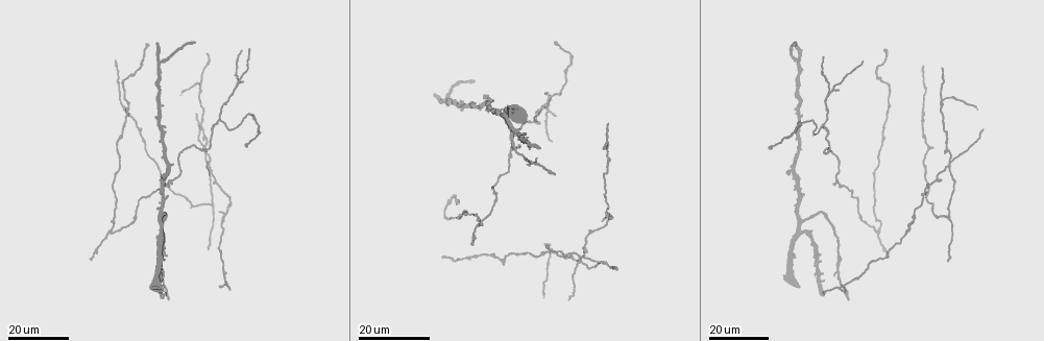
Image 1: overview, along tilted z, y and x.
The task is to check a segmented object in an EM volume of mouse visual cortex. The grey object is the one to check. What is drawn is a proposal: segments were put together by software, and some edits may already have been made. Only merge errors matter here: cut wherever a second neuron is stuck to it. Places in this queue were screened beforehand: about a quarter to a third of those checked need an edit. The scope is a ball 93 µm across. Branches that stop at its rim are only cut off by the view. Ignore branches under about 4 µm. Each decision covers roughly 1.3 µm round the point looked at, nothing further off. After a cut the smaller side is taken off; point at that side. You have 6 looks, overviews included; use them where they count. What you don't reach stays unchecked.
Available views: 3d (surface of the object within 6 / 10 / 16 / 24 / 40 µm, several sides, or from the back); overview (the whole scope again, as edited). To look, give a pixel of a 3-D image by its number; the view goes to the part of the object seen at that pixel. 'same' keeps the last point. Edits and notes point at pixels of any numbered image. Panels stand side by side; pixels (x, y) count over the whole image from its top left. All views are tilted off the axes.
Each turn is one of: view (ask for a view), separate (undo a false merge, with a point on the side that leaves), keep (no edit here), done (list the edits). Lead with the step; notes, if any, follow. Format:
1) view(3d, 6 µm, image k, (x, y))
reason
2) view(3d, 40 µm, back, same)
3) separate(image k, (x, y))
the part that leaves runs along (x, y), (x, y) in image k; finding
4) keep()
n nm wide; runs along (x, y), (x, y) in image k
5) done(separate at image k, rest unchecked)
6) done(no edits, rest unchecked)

view(3d, 24 µm, image 1, (877, 233))
three-way junction

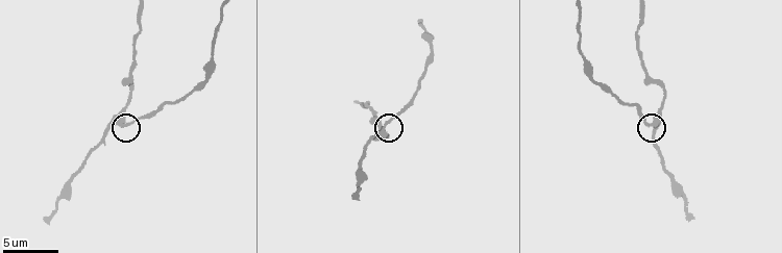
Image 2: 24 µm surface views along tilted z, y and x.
view(3d, 10 µm, image 2, (120, 121))

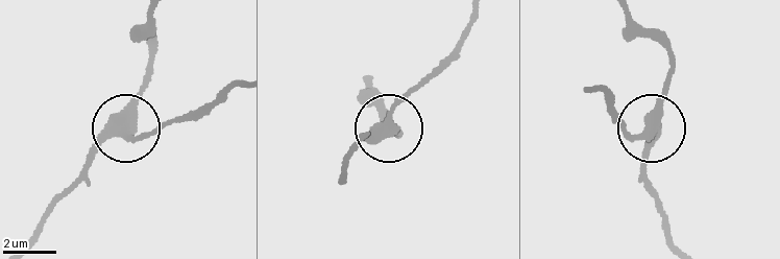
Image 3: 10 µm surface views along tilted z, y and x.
keep()
390 nm wide; runs along (152, 17), (150, 81), (129, 122), (81, 175) in image 3; one neuron here

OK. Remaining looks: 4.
view(3d, 16 µm, image 1, (213, 202))
three arms meet

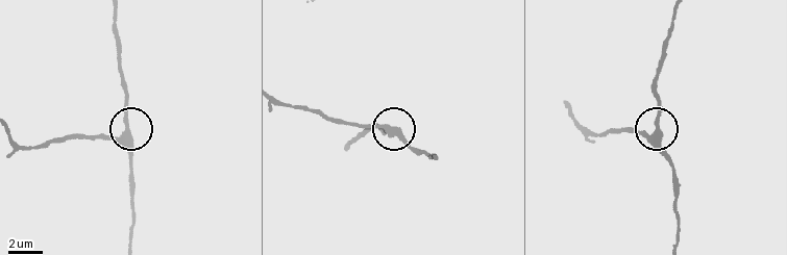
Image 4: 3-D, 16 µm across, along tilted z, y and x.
view(3d, 6 µm, image 4, (127, 126))

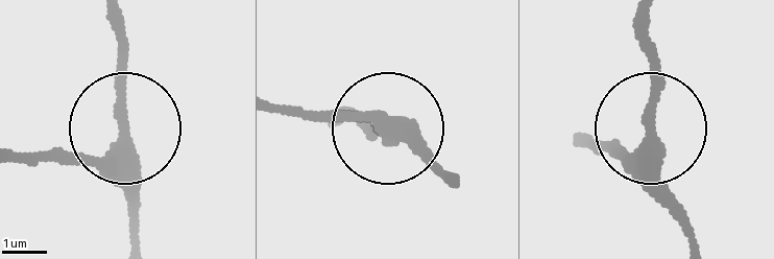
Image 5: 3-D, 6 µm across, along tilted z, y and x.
keep()
290 nm wide; runs along (275, 106), (400, 126), (446, 178) in image 5; one neuron here

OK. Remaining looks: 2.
view(3d, 24 µm, image 1, (201, 86))
three-way junction

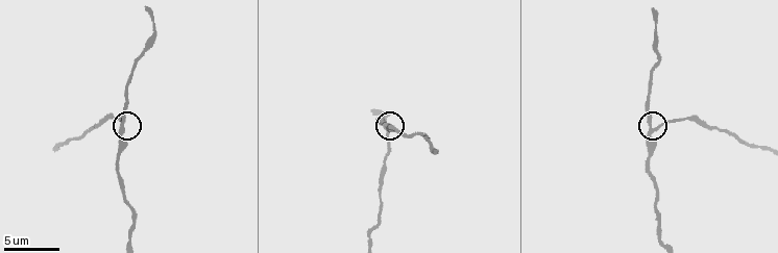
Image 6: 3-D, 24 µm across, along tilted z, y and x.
view(3d, 10 µm, image 6, (124, 128))

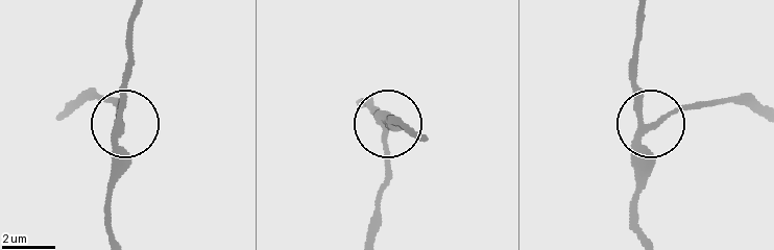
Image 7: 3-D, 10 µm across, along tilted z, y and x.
keep()
3 arms; one neuron here

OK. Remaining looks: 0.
done(no edits, rest unchecked)

